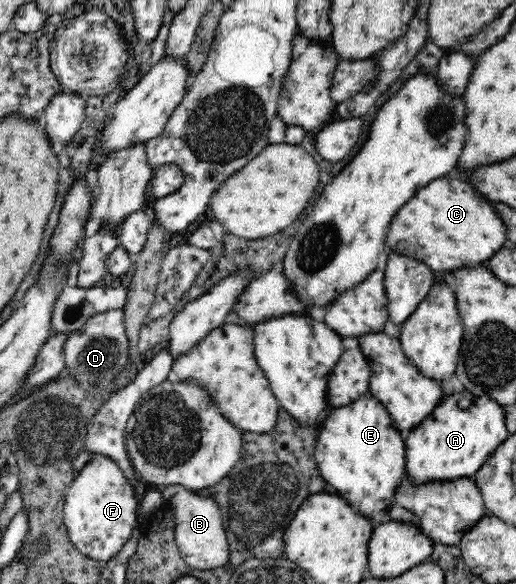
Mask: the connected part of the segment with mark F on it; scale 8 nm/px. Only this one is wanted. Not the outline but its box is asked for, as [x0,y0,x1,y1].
[63,454,139,566]

